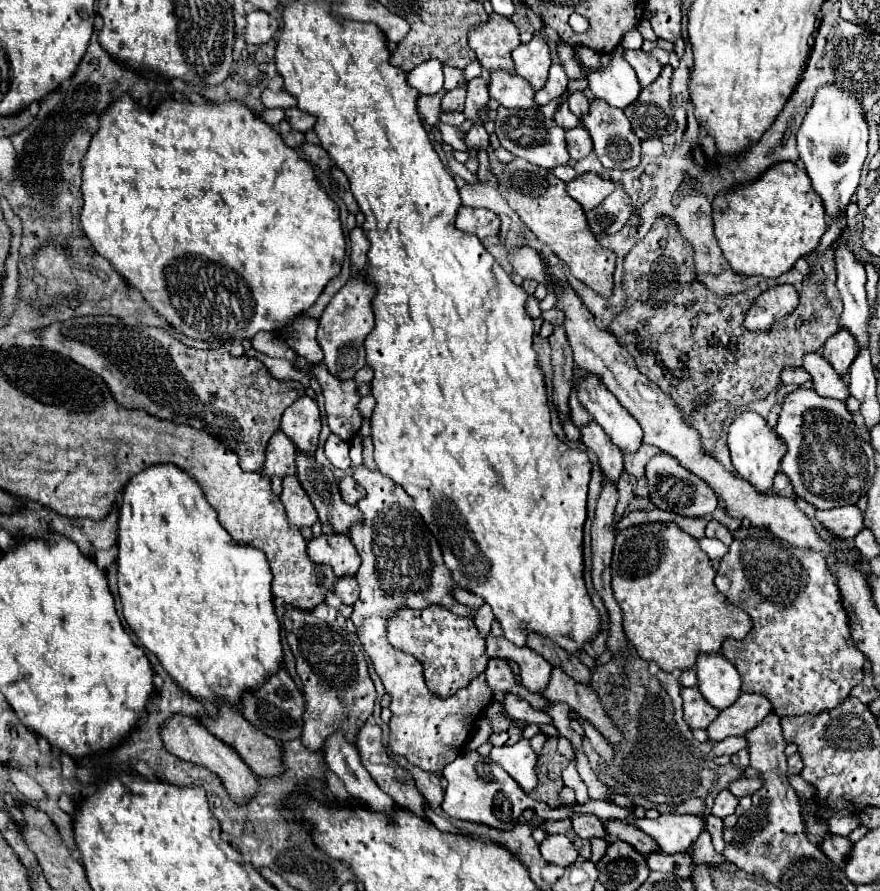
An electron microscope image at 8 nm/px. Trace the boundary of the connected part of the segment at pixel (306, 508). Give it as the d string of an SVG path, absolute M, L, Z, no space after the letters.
M291 475L283 479L281 503L283 503L285 511L287 511L289 523L293 527L305 527L305 525L311 527L317 521L317 511L311 505L311 499L307 497L307 493L299 485L299 481L295 477L291 477Z

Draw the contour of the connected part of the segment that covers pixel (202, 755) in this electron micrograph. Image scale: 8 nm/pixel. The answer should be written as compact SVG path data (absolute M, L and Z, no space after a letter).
M173 715L173 719L165 721L165 727L161 727L161 739L169 753L177 755L179 759L193 761L199 765L205 765L213 773L217 773L227 787L227 791L241 803L245 797L251 797L257 791L257 777L249 771L249 767L241 761L241 757L235 753L233 747L225 745L221 739L211 735L197 719L189 719L185 715Z

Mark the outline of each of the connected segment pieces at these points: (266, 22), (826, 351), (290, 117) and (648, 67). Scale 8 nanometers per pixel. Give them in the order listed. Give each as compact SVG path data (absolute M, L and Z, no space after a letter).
M251 11L247 13L247 25L241 33L241 37L245 39L245 43L251 43L251 45L261 45L261 43L267 43L271 41L275 35L277 35L277 19L265 11Z
M845 329L829 337L823 345L823 357L833 365L833 369L839 375L845 375L849 371L849 365L855 359L855 355L857 355L857 345L849 335L849 331Z
M293 107L293 109L287 109L287 111L285 111L285 121L287 121L295 131L301 131L301 133L311 131L311 129L313 129L313 125L315 125L315 117L313 117L313 115L309 115L309 113L299 111L297 107Z
M641 49L639 51L625 51L625 59L635 69L641 87L651 85L661 73L661 63L655 57L651 57L645 51L641 51Z

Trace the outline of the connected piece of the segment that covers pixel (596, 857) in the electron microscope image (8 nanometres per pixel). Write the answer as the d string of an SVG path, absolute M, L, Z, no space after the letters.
M592 838L590 842L592 844L591 861L597 864L603 858L608 845L600 838Z

